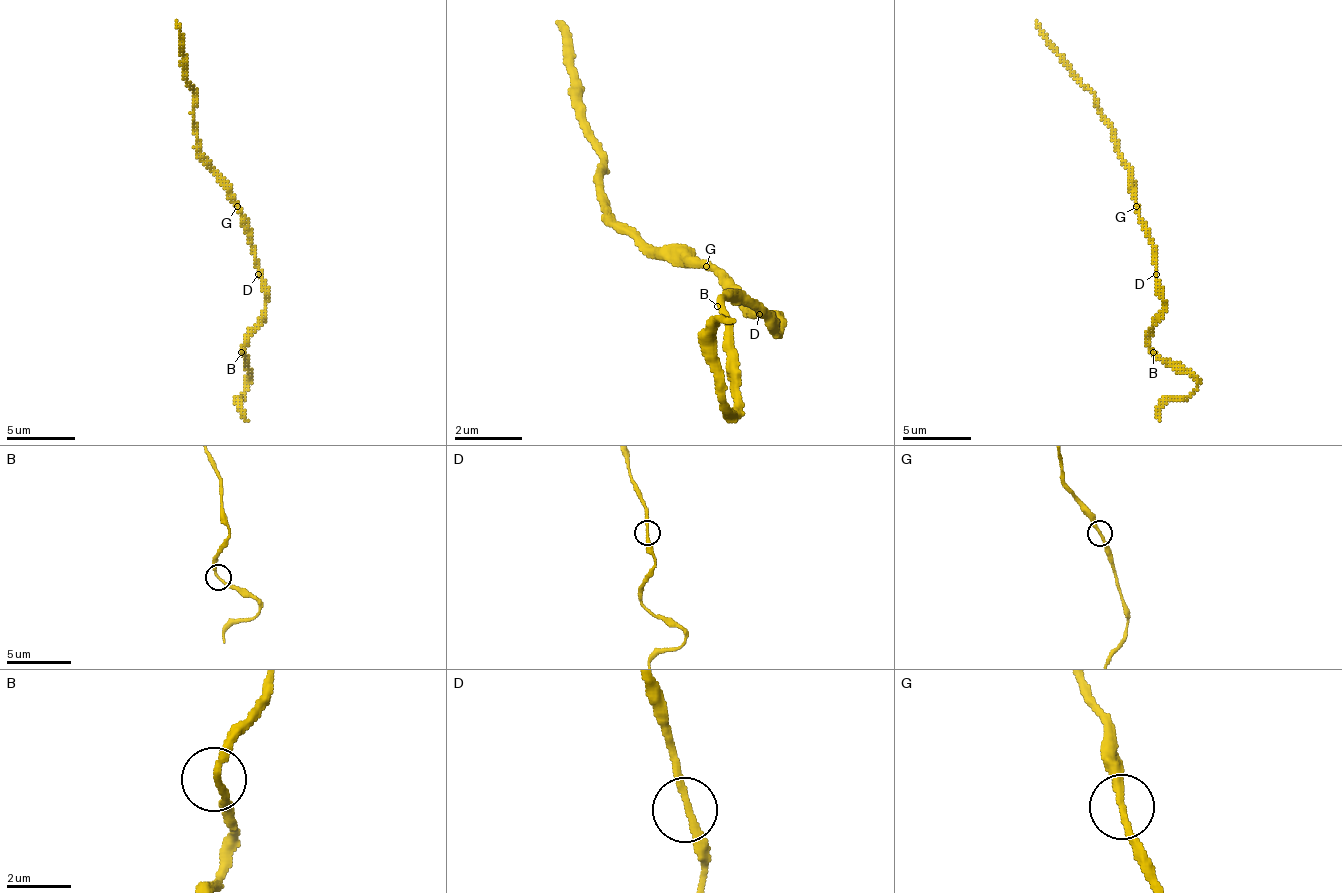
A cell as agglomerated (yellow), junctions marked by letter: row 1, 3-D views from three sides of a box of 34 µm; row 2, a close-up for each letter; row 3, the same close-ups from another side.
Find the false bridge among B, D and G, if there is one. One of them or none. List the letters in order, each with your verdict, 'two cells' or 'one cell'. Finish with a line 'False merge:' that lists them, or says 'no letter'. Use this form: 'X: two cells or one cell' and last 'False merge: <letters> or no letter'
B: one cell
D: one cell
G: one cell
False merge: no letter

